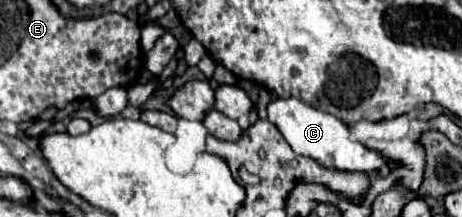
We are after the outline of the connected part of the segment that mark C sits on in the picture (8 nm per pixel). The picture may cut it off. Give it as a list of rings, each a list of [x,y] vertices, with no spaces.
[[[297,98],[271,100],[267,104],[267,120],[277,126],[277,130],[283,134],[283,138],[289,142],[289,146],[297,154],[309,156],[325,168],[337,168],[337,170],[349,170],[349,172],[363,170],[367,174],[377,170],[381,176],[385,176],[385,172],[389,172],[389,166],[383,162],[383,158],[375,150],[369,150],[363,144],[349,140],[347,126],[341,120],[337,120],[335,116],[321,112]]]

